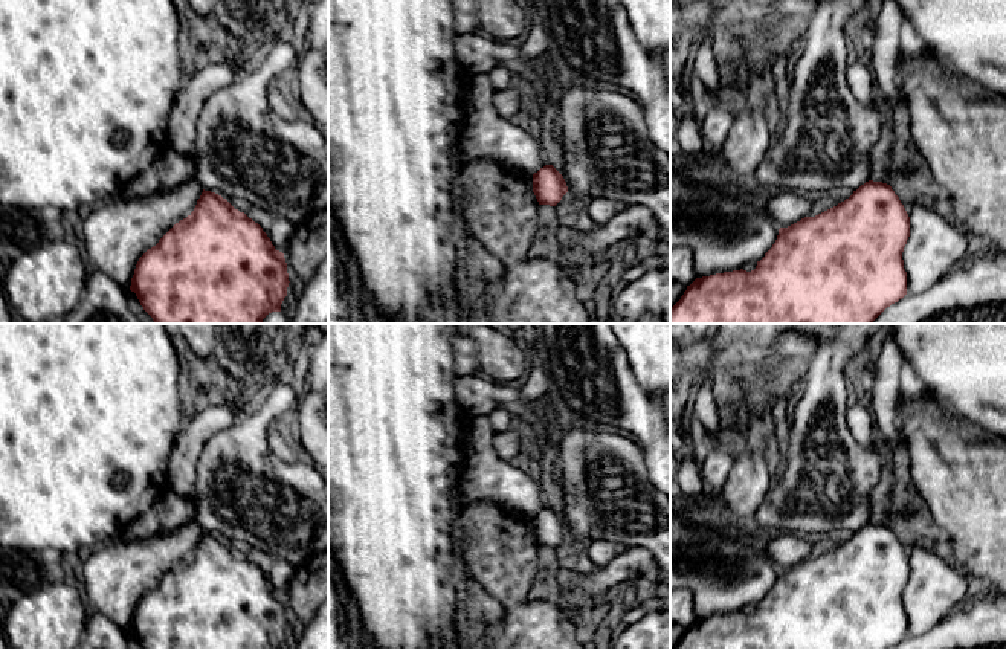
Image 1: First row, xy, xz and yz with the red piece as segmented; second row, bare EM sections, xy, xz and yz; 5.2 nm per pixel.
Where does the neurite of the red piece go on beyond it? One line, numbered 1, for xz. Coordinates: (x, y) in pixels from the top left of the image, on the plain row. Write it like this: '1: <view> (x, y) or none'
1: none

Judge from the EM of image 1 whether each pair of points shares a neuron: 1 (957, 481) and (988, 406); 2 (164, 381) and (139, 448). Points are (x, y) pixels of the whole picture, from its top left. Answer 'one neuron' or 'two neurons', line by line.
1: two neurons
2: one neuron

